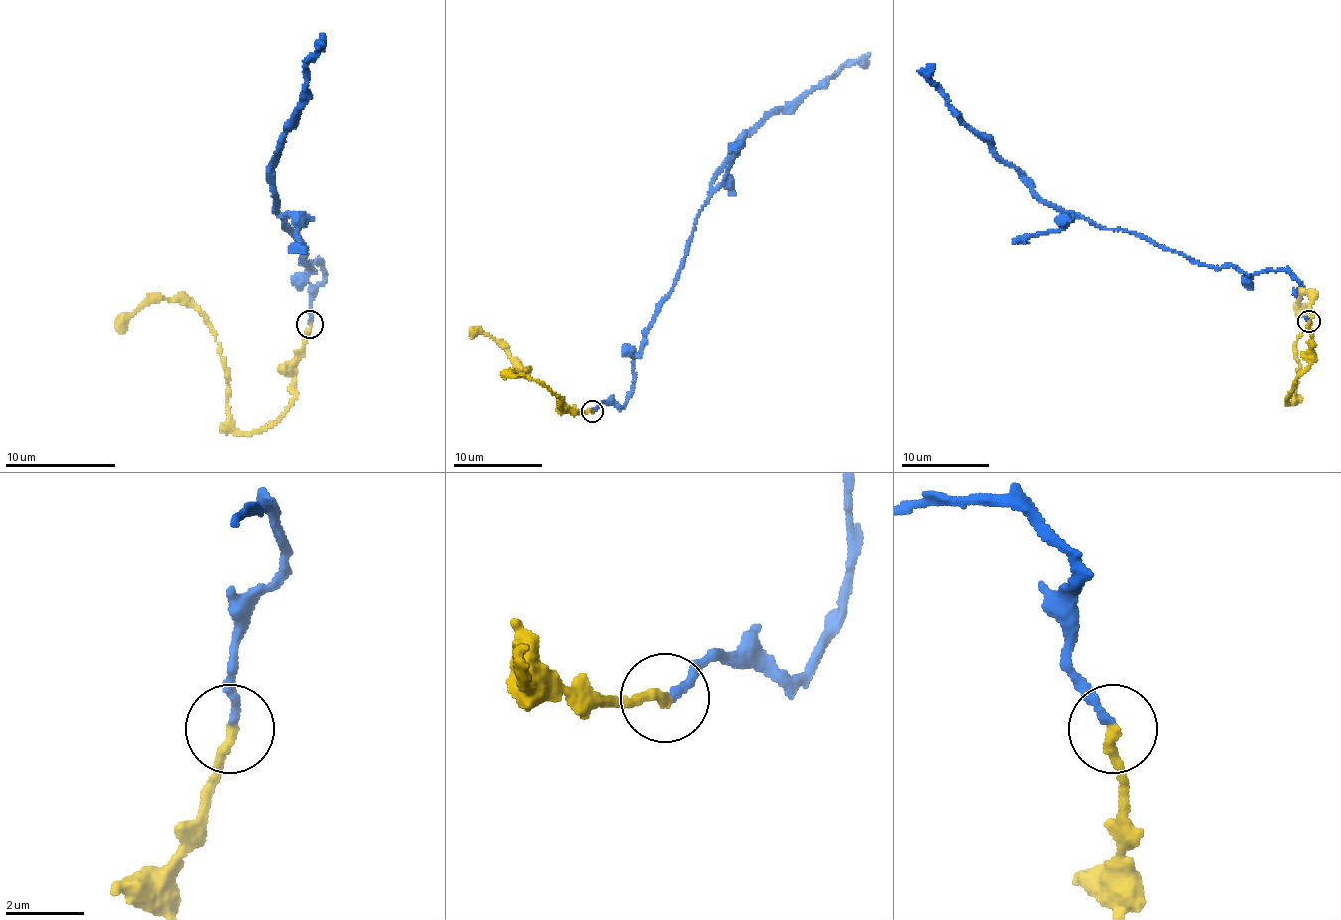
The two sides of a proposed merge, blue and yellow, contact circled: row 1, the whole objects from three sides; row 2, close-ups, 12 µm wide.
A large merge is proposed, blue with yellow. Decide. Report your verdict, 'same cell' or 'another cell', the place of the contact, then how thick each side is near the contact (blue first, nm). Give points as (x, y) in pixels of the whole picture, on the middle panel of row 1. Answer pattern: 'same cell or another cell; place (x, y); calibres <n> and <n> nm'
same cell; place (592, 411); calibres 200 and 240 nm

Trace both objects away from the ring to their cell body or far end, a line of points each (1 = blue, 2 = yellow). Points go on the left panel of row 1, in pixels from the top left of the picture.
1: (310, 323), (322, 262), (309, 264), (308, 273), (299, 261), (304, 247), (273, 212), (271, 169), (324, 34)
2: (310, 323), (293, 367), (293, 404), (251, 432), (234, 426), (208, 317), (179, 301), (153, 299), (119, 332)

